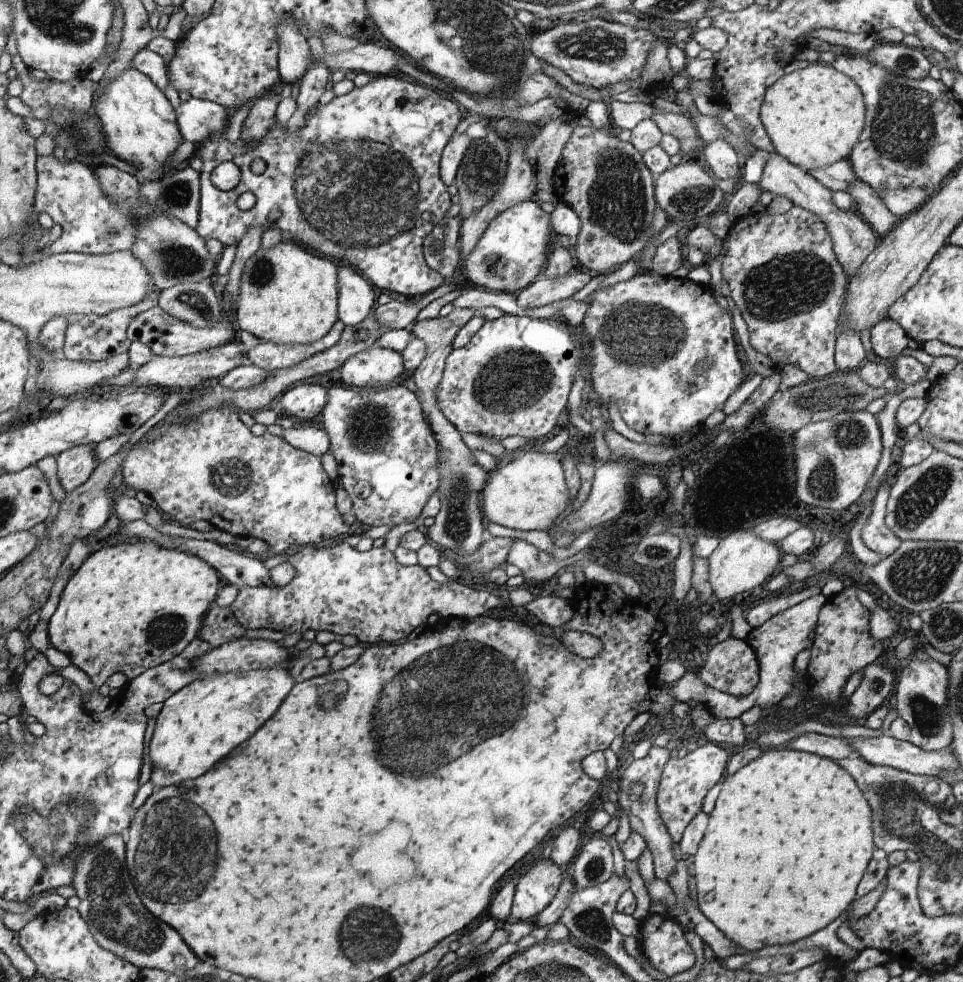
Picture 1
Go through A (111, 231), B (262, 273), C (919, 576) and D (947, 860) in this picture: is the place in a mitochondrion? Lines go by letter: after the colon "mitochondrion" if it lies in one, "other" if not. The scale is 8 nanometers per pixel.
A: mitochondrion
B: mitochondrion
C: mitochondrion
D: mitochondrion

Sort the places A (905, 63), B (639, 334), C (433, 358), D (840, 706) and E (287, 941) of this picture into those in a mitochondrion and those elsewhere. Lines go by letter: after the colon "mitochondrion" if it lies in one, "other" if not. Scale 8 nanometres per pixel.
A: mitochondrion
B: mitochondrion
C: other
D: other
E: other

